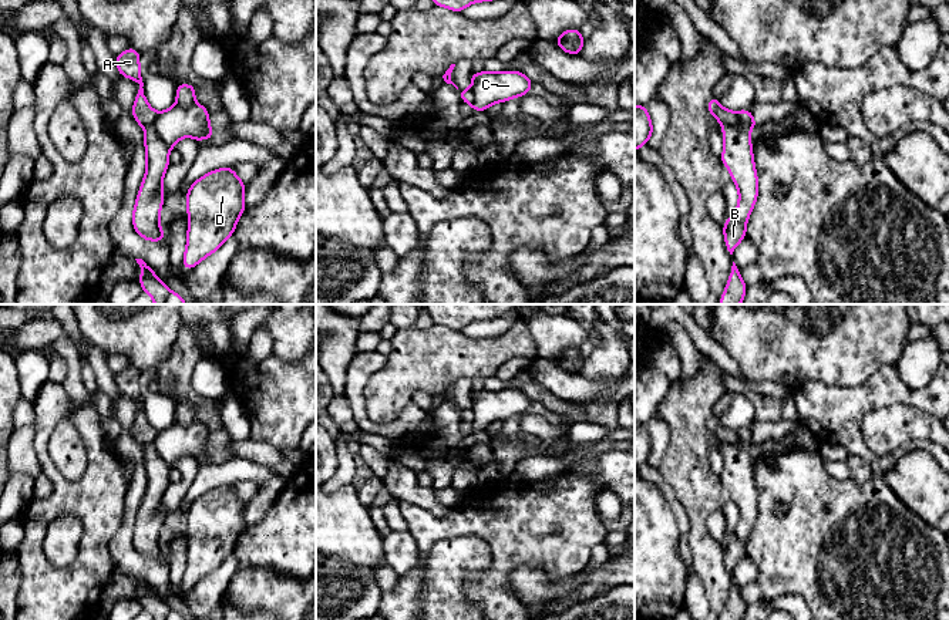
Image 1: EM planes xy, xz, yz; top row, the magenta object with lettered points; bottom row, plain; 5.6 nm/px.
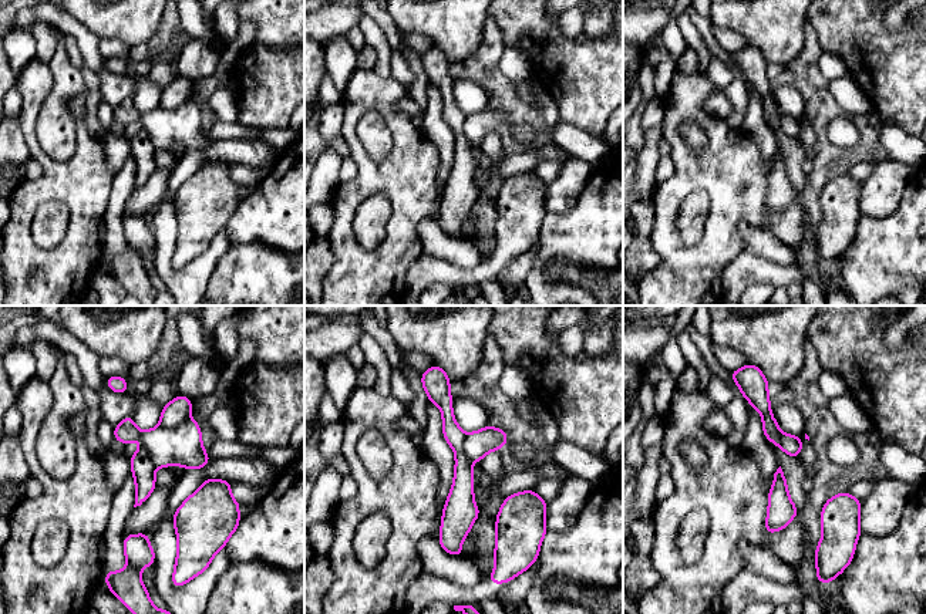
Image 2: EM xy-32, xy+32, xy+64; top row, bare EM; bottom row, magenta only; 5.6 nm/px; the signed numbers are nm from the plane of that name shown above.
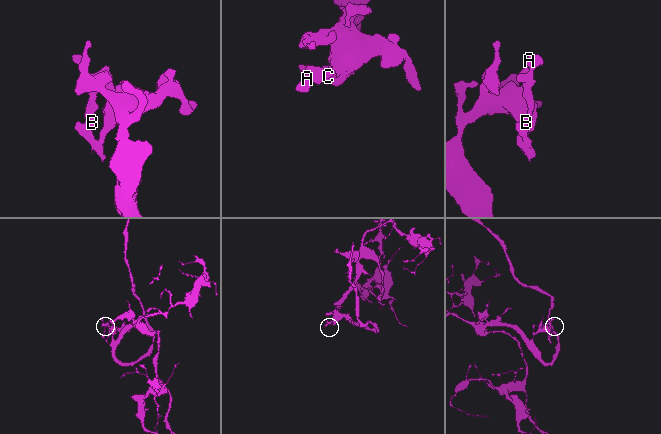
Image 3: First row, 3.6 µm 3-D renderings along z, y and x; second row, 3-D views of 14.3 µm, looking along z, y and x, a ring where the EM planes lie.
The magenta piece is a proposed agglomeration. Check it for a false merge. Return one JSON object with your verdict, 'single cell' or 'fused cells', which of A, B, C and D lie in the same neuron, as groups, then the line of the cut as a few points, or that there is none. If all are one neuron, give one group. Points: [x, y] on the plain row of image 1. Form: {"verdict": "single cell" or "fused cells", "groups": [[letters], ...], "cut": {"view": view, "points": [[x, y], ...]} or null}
{"verdict": "fused cells", "groups": [["A", "B"], ["C", "D"]], "cut": {"view": "xy", "points": [[157, 431], [154, 448], [170, 465]]}}

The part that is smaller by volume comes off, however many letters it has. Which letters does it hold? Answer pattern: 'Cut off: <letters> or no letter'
Cut off: A, B

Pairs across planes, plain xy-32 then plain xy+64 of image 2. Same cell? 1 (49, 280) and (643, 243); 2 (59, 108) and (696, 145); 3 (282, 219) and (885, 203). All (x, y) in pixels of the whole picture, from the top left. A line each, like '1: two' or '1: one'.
1: two
2: one
3: two

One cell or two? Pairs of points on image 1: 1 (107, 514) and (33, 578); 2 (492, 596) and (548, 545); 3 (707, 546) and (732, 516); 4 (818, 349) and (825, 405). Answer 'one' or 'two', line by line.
1: one
2: one
3: two
4: two

